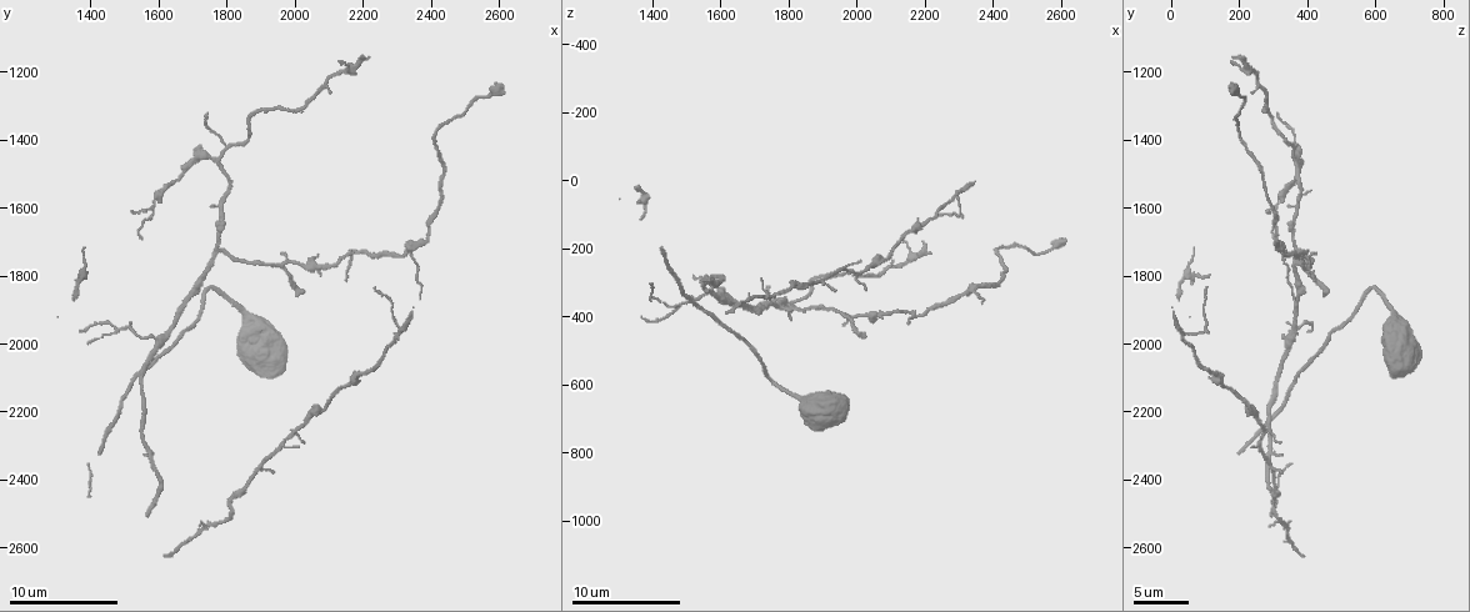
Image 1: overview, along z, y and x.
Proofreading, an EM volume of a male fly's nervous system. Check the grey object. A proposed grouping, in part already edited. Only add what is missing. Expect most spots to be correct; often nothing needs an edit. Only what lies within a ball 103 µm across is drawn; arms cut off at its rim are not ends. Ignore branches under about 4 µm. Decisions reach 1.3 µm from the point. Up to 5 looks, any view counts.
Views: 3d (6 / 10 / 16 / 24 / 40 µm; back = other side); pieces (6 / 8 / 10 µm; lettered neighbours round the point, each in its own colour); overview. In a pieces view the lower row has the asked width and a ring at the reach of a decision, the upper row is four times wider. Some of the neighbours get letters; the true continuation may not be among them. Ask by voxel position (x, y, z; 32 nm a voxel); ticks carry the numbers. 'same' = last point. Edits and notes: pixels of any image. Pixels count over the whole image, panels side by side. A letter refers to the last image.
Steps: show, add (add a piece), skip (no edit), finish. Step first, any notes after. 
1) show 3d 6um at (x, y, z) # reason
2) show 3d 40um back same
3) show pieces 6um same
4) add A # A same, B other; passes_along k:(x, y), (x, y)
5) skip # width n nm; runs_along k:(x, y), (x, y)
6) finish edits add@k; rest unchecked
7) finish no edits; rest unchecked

show pieces 6um at (2200, 1160, 190) # end of a long branch

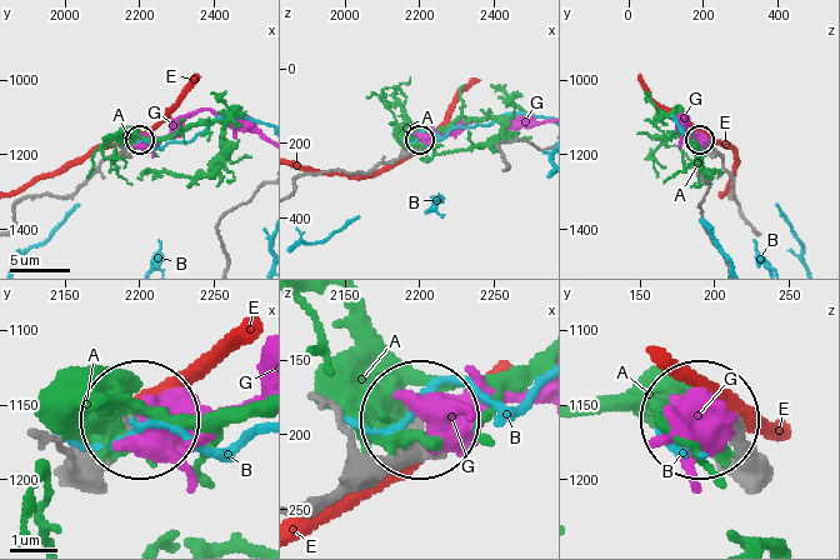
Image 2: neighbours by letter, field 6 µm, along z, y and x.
skip # A other, B other, E other, G other; runs_along 2:(318, 503), (365, 483), (421, 426); none of them fits

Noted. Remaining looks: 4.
show 3d 6um at (2230, 1840, 110) # tapers out

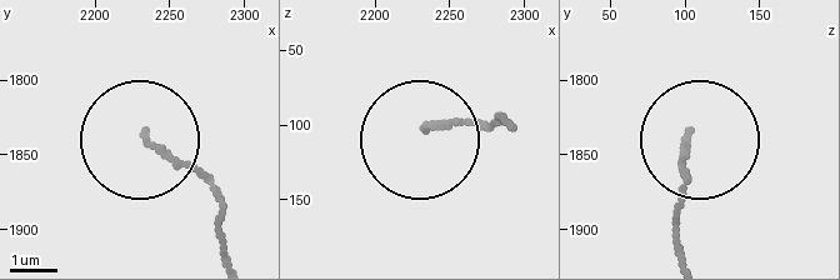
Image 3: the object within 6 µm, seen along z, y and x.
show pieces 8um at (2236, 1838, 102) # see the neighbours

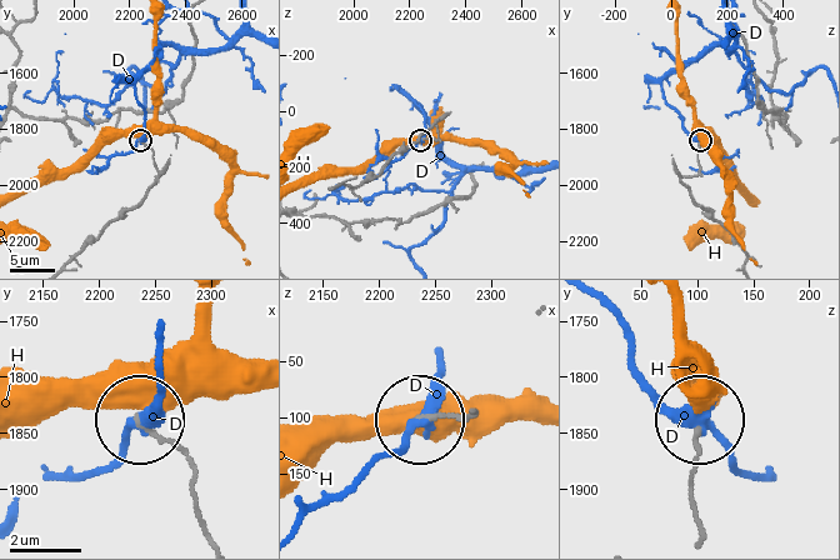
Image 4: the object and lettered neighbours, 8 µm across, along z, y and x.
skip # D other, H other; runs_along 4:(701, 528), (693, 500), (699, 423); no lettered piece goes on from it

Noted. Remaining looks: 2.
show pieces 10um at (2020, 1850, 450) # an open end

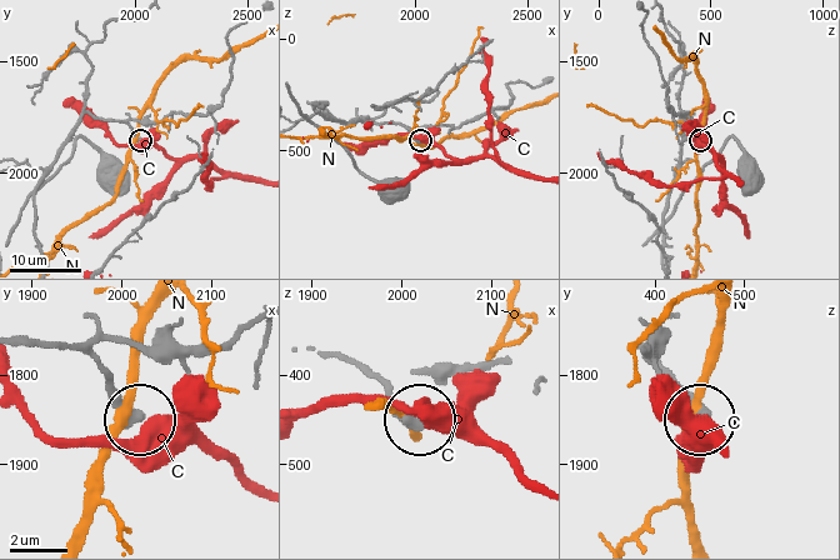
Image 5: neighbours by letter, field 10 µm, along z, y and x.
skip # C other, N other; none of them fits

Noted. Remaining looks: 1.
finish no edits; rest unchecked

